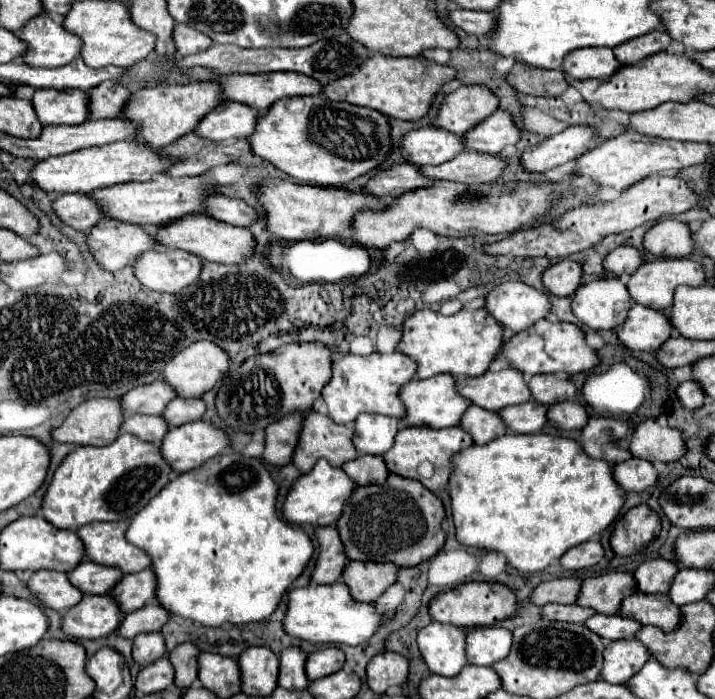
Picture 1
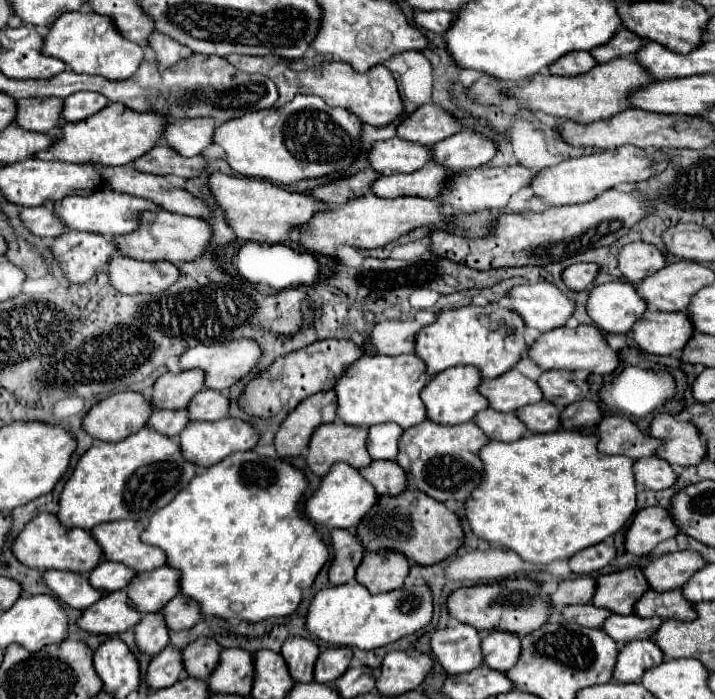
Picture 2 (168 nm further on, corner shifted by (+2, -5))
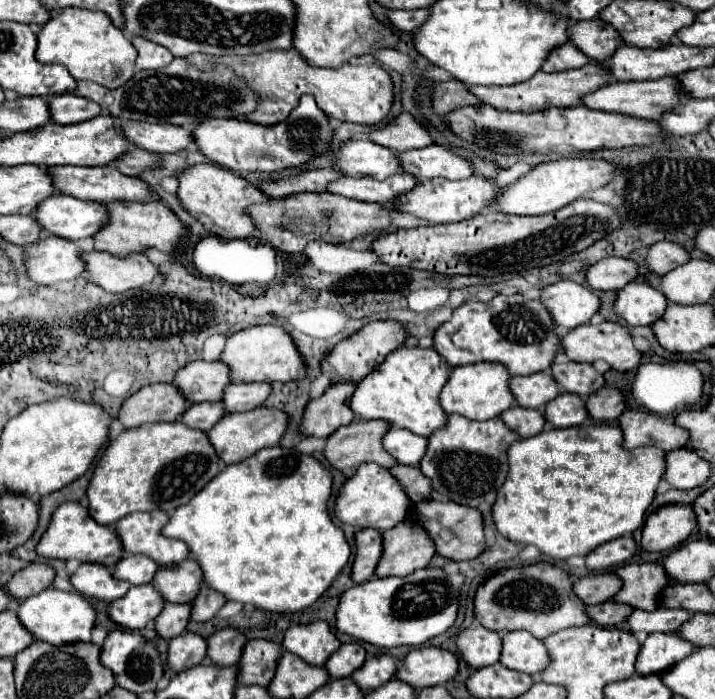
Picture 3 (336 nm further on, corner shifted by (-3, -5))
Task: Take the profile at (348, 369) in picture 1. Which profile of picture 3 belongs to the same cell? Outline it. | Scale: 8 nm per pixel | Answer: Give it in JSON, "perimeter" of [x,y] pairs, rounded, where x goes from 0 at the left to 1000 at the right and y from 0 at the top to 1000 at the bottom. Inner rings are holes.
{"perimeter":[[[562,495],[551,501],[523,532],[517,532],[517,538],[501,546],[490,581],[498,598],[543,601],[557,612],[568,612],[587,624],[601,624],[604,618],[621,612],[627,601],[613,567],[629,541],[629,529],[632,526],[627,518],[607,498]]]}

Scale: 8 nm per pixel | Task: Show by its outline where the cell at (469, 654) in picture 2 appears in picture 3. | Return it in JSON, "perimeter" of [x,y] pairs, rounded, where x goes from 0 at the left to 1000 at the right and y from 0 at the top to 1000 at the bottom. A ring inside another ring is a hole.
{"perimeter":[[[671,893],[649,901],[641,910],[638,921],[641,921],[649,944],[660,956],[685,953],[688,947],[699,944],[699,933],[702,933],[702,913],[699,913],[699,907],[683,901],[677,896],[671,896]]]}

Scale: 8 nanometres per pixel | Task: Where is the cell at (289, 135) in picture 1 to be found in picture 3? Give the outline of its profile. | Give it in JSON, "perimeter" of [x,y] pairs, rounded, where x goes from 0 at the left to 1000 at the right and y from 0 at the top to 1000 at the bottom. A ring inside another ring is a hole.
{"perimeter":[[[422,137],[420,152],[406,163],[403,172],[380,183],[366,183],[364,177],[350,177],[333,169],[297,169],[283,172],[269,186],[274,212],[297,232],[327,246],[372,246],[383,249],[389,243],[420,237],[436,223],[450,220],[462,209],[464,183],[459,180],[459,166],[445,160],[436,137]]]}

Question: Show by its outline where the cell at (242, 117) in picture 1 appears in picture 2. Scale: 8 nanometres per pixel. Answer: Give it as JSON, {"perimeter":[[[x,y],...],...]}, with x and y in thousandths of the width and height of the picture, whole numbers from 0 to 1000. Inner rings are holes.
{"perimeter":[[[298,169],[239,172],[231,183],[228,200],[256,223],[273,223],[298,206],[301,180],[303,175]]]}

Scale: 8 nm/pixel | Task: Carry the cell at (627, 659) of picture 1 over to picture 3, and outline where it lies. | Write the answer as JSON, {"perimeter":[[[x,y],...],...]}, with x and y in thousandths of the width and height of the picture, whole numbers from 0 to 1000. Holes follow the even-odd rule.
{"perimeter":[[[906,907],[892,944],[890,944],[890,961],[892,964],[923,964],[965,938],[971,930],[968,918],[943,907]]]}

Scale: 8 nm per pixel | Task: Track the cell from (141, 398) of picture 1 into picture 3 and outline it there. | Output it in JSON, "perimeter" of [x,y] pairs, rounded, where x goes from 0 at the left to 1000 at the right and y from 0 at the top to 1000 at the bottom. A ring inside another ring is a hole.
{"perimeter":[[[274,515],[260,521],[246,535],[246,552],[257,561],[266,578],[288,572],[310,572],[313,555],[322,549],[322,526],[313,518]]]}

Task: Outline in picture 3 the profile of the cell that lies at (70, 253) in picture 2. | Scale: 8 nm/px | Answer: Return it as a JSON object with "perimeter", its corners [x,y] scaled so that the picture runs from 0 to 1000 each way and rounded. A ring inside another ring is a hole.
{"perimeter":[[[59,338],[53,346],[34,355],[34,378],[39,398],[62,409],[73,409],[78,403],[101,403],[117,389],[112,363],[115,358],[106,349],[98,349],[98,343],[81,343],[81,338]]]}

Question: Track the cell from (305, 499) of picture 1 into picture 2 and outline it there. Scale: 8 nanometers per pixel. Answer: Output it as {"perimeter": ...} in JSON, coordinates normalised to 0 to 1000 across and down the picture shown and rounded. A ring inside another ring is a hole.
{"perimeter":[[[471,661],[463,667],[463,672],[457,675],[457,681],[449,687],[446,698],[435,707],[435,712],[429,712],[427,718],[427,735],[435,747],[441,750],[452,750],[457,755],[485,755],[494,758],[499,753],[499,747],[505,744],[505,738],[510,738],[510,732],[522,724],[522,715],[527,715],[524,698],[508,687],[508,681],[502,678],[499,670]]]}

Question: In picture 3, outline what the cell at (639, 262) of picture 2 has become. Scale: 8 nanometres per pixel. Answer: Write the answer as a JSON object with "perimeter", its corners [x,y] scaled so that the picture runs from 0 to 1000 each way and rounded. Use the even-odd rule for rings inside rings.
{"perimeter":[[[920,346],[920,349],[909,352],[909,361],[906,361],[909,386],[917,392],[926,392],[926,395],[943,383],[959,378],[962,372],[965,372],[965,361],[943,346]]]}

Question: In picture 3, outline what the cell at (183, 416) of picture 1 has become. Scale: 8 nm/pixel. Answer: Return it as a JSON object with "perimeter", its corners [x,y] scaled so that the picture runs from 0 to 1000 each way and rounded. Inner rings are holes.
{"perimeter":[[[327,546],[316,555],[313,578],[319,589],[347,589],[366,581],[378,564],[378,546]]]}

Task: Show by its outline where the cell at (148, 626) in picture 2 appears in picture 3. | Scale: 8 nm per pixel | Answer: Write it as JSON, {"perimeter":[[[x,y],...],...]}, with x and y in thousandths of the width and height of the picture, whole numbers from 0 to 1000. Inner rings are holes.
{"perimeter":[[[232,864],[227,878],[218,884],[218,904],[238,916],[260,901],[260,893],[266,890],[266,870],[269,864]]]}

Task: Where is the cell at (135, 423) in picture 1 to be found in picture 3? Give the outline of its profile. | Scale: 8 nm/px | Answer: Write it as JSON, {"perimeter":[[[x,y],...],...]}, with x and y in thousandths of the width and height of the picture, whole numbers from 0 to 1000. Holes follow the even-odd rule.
{"perimeter":[[[280,575],[280,578],[266,578],[257,595],[252,595],[252,601],[269,612],[291,618],[299,607],[308,604],[310,595],[316,595],[313,575]]]}

